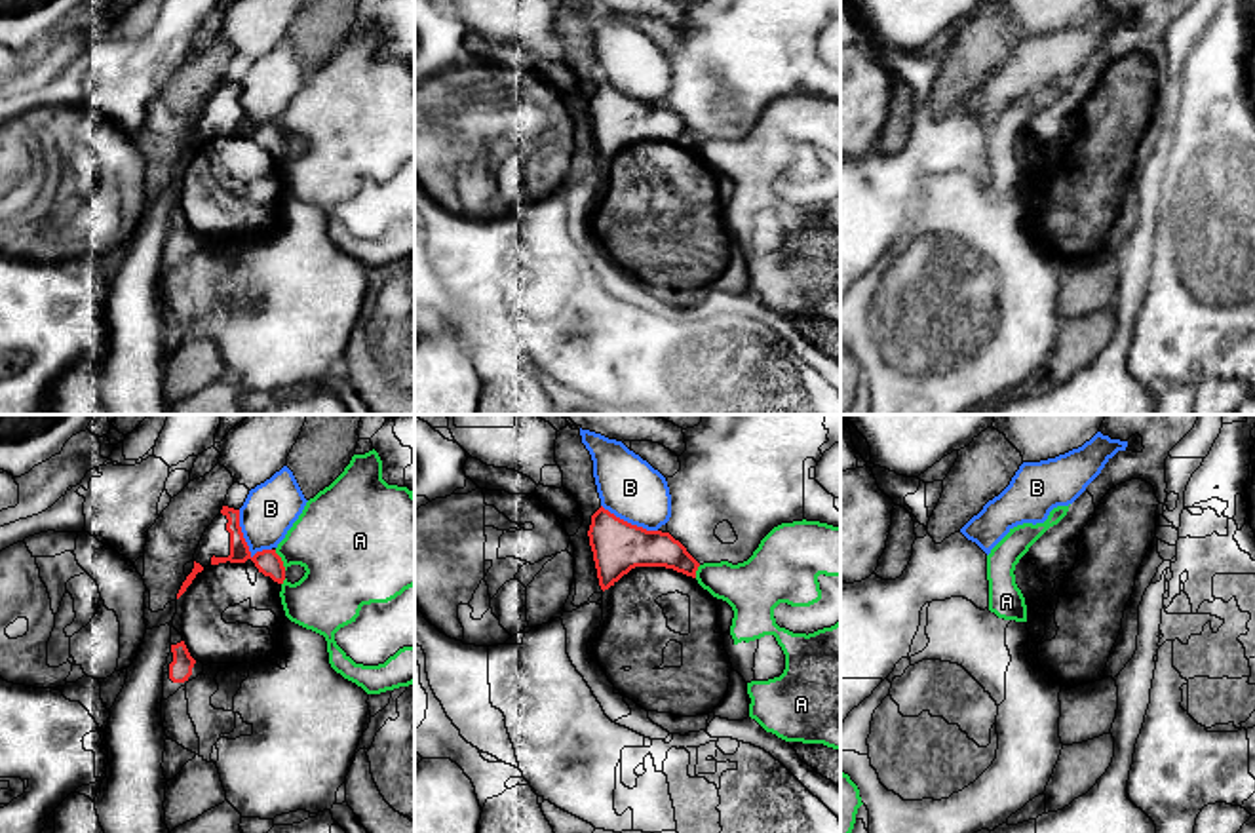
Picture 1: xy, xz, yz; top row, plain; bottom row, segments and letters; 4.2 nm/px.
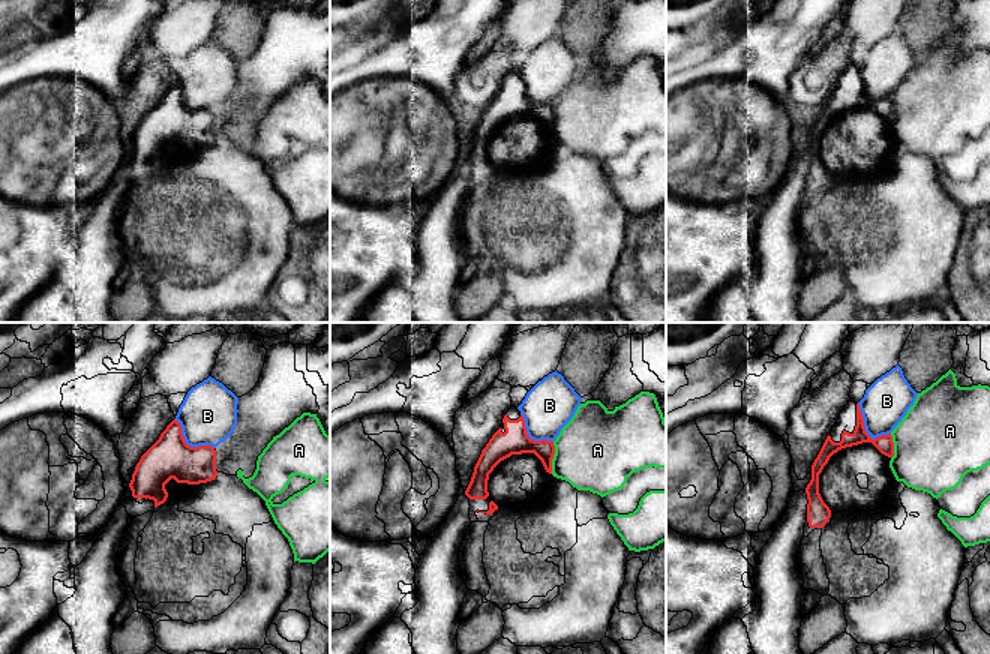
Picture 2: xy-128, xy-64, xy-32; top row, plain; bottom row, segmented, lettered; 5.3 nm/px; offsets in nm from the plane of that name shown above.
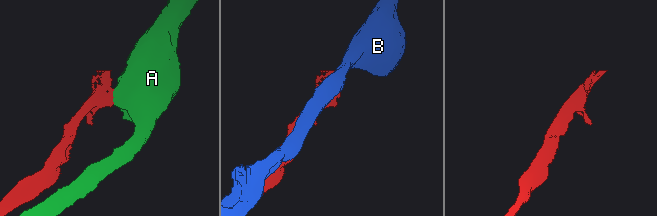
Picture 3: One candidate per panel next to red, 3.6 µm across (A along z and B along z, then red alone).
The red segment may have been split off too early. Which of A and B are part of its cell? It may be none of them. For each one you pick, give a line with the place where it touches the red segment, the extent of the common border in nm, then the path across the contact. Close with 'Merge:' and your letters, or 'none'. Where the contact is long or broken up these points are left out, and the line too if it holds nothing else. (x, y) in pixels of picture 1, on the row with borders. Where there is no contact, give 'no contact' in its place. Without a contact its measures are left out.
Merge: none

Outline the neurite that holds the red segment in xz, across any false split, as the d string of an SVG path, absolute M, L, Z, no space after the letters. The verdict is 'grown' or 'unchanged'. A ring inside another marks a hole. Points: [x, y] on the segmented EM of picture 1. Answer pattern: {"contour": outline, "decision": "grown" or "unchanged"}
{"contour": "M603 506L588 531L601 590L635 567L666 567L696 578L700 563L669 533L631 525Z", "decision": "unchanged"}

